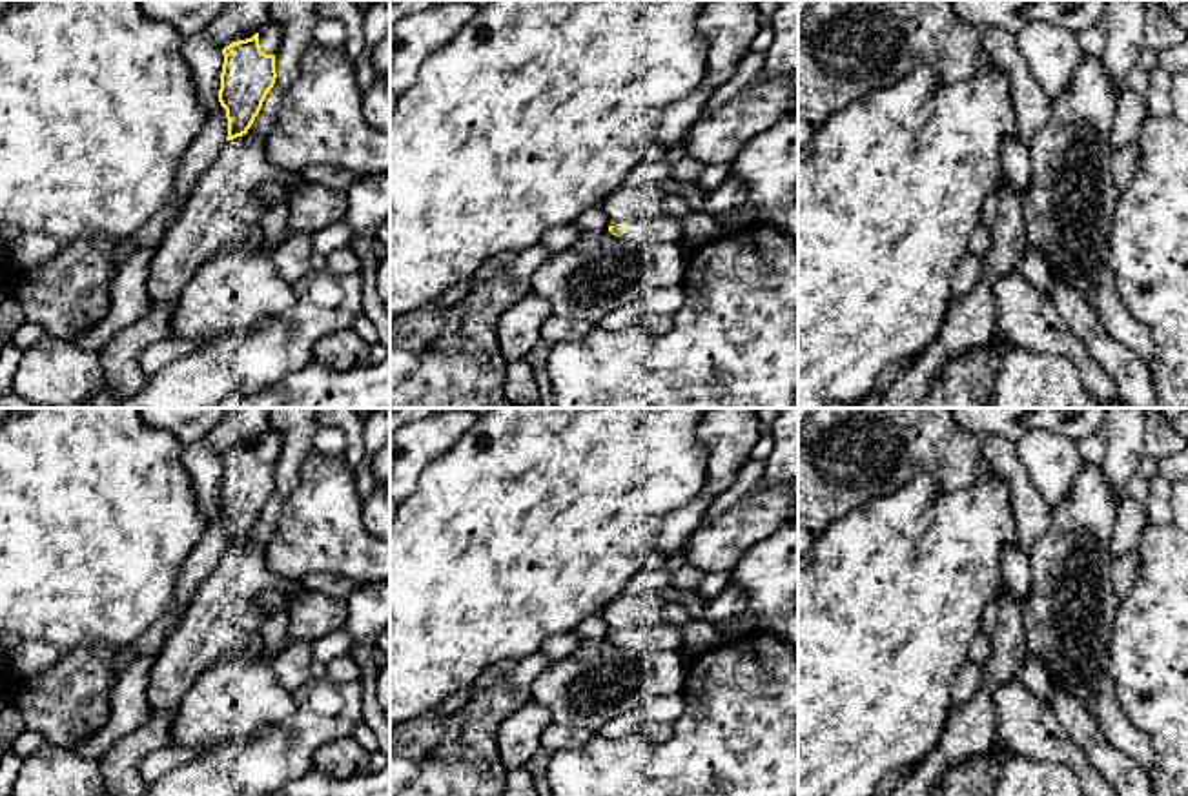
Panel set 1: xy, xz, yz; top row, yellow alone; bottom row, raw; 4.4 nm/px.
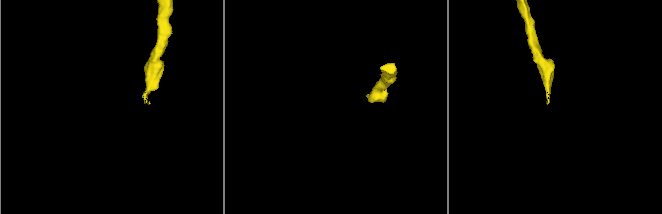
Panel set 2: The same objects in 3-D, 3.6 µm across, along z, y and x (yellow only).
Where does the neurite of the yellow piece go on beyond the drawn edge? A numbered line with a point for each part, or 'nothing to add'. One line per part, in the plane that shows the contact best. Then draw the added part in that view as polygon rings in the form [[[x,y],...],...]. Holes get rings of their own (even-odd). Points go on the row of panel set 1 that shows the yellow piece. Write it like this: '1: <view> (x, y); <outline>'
1: xz (662, 228); [[[658,215],[630,222],[627,226],[614,226],[612,233],[634,242],[681,242],[681,222],[676,217]]]

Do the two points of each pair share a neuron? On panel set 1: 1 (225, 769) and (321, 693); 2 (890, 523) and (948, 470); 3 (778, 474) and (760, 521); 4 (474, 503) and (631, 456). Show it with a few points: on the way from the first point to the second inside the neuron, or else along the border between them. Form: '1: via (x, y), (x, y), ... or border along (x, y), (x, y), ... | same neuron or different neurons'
1: via (254, 767), (274, 762), (314, 722) | same neuron
2: border along (979, 470), (953, 490), (924, 472), (895, 490) | different neurons
3: border along (760, 481), (778, 487) | different neurons
4: via (512, 503), (531, 503), (593, 456) | same neuron

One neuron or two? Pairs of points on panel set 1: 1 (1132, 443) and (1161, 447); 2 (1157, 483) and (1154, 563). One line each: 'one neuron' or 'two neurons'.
1: two neurons
2: two neurons

